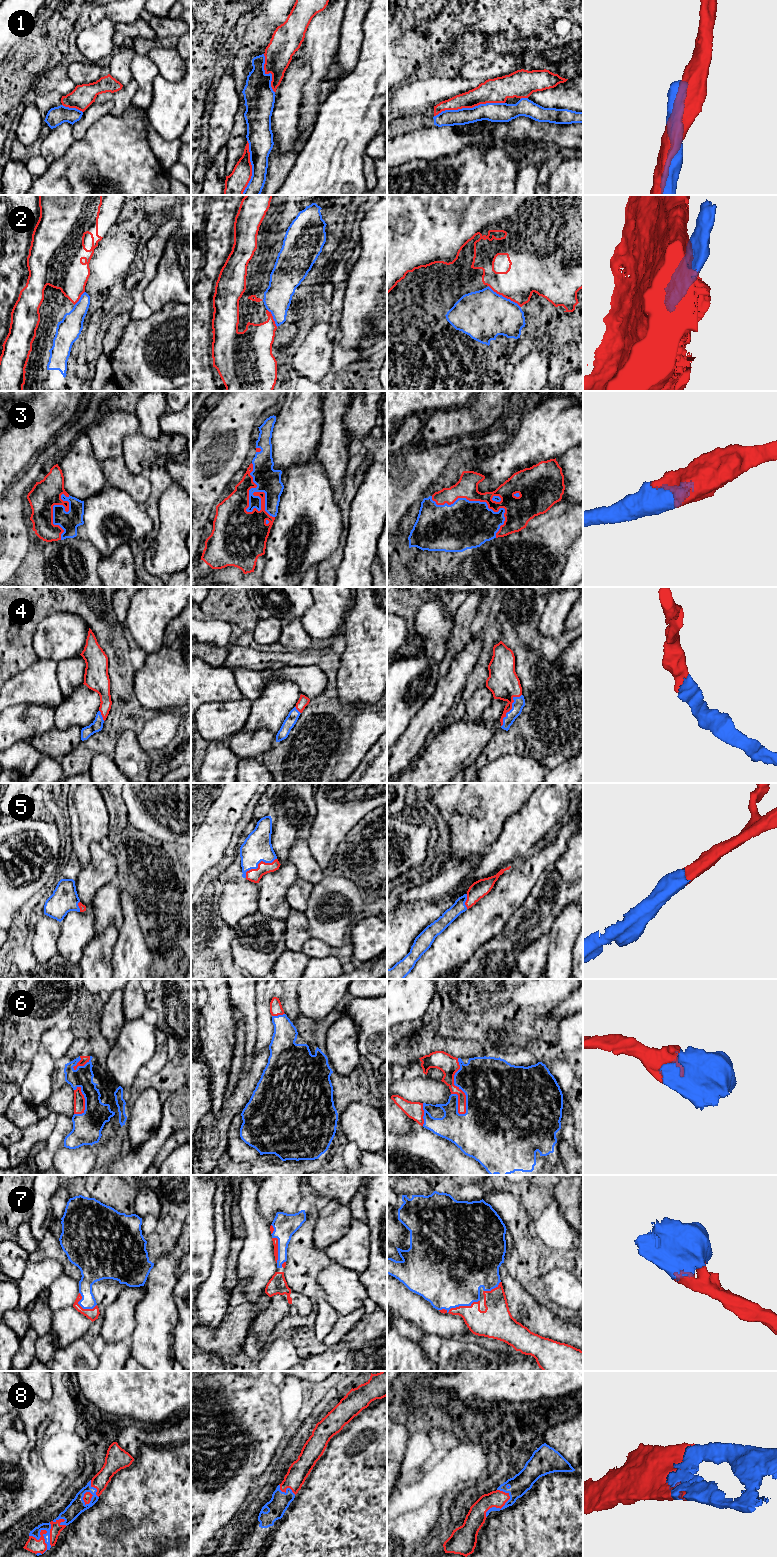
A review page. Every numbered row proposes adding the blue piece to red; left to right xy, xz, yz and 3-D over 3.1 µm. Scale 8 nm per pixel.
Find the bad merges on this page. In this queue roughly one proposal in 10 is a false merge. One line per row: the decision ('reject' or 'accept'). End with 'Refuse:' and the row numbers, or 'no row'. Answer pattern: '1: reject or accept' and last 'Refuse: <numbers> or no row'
1: reject
2: reject
3: accept
4: accept
5: accept
6: accept
7: accept
8: accept
Refuse: 1, 2

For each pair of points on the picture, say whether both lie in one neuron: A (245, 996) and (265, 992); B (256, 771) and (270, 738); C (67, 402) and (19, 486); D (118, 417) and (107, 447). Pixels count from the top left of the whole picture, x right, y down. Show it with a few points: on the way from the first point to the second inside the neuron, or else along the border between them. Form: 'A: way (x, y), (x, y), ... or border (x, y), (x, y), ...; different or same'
A: border (255, 989), (256, 1018); different
B: border (256, 758), (242, 758), (240, 760); different
C: border (24, 472), (12, 484); different
D: way (117, 424), (107, 435), (107, 440); same

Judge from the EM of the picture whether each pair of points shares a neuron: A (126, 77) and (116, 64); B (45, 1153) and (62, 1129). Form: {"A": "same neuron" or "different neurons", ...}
{"A": "same neuron", "B": "same neuron"}

